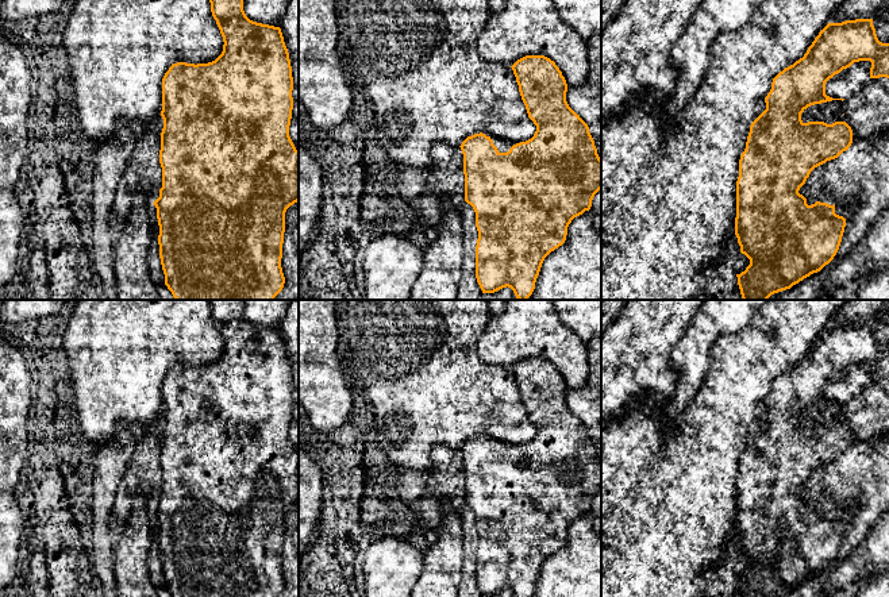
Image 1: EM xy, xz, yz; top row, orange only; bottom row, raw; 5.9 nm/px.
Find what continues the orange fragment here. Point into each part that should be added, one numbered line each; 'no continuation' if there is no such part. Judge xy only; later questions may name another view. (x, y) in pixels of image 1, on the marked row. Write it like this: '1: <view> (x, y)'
no continuation

